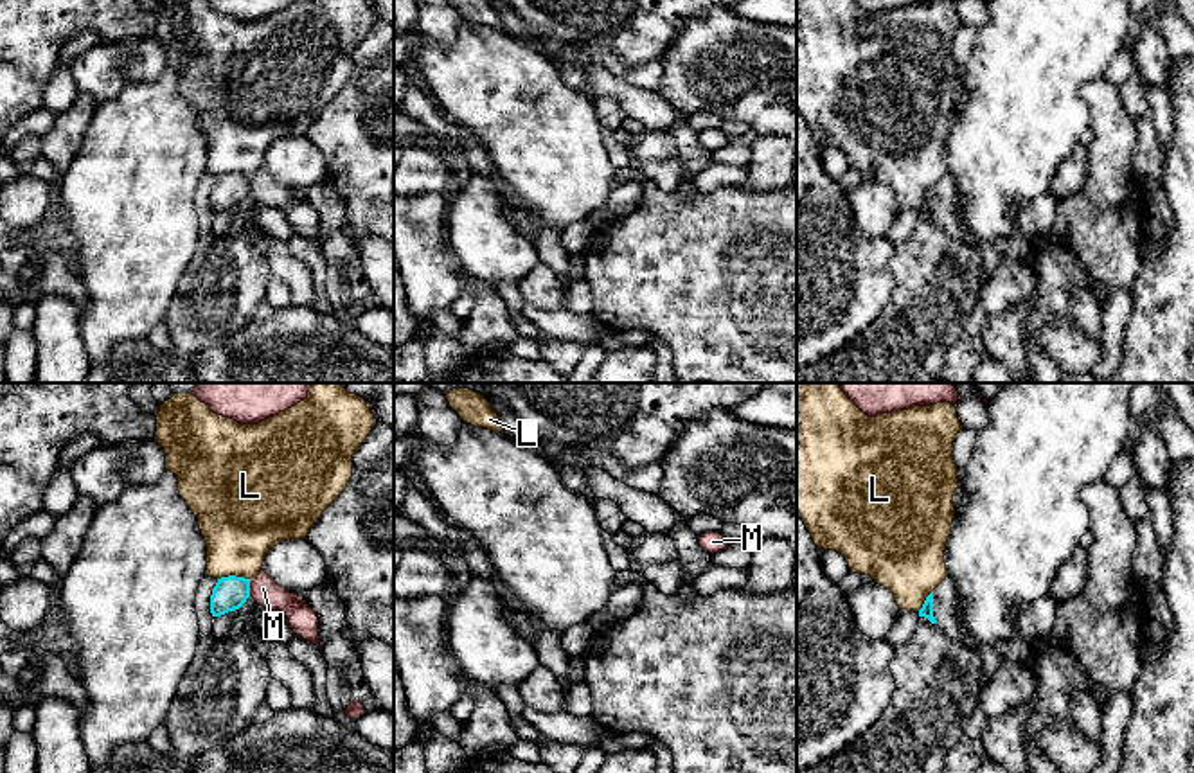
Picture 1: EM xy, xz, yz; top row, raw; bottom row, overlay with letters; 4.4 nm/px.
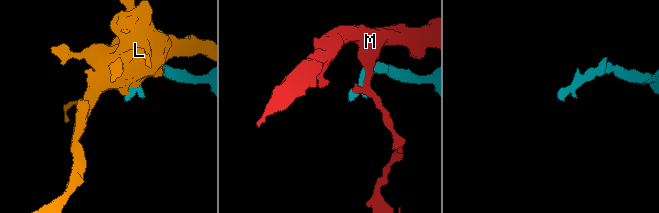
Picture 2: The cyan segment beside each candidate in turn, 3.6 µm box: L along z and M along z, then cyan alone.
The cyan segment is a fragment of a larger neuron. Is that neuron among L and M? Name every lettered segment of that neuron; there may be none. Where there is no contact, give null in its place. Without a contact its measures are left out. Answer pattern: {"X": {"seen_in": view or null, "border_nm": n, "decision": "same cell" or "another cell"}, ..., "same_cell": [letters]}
{"L": {"seen_in": "xy", "border_nm": 140, "decision": "another cell"}, "M": {"seen_in": "xy", "border_nm": 80, "decision": "another cell"}, "same_cell": []}

